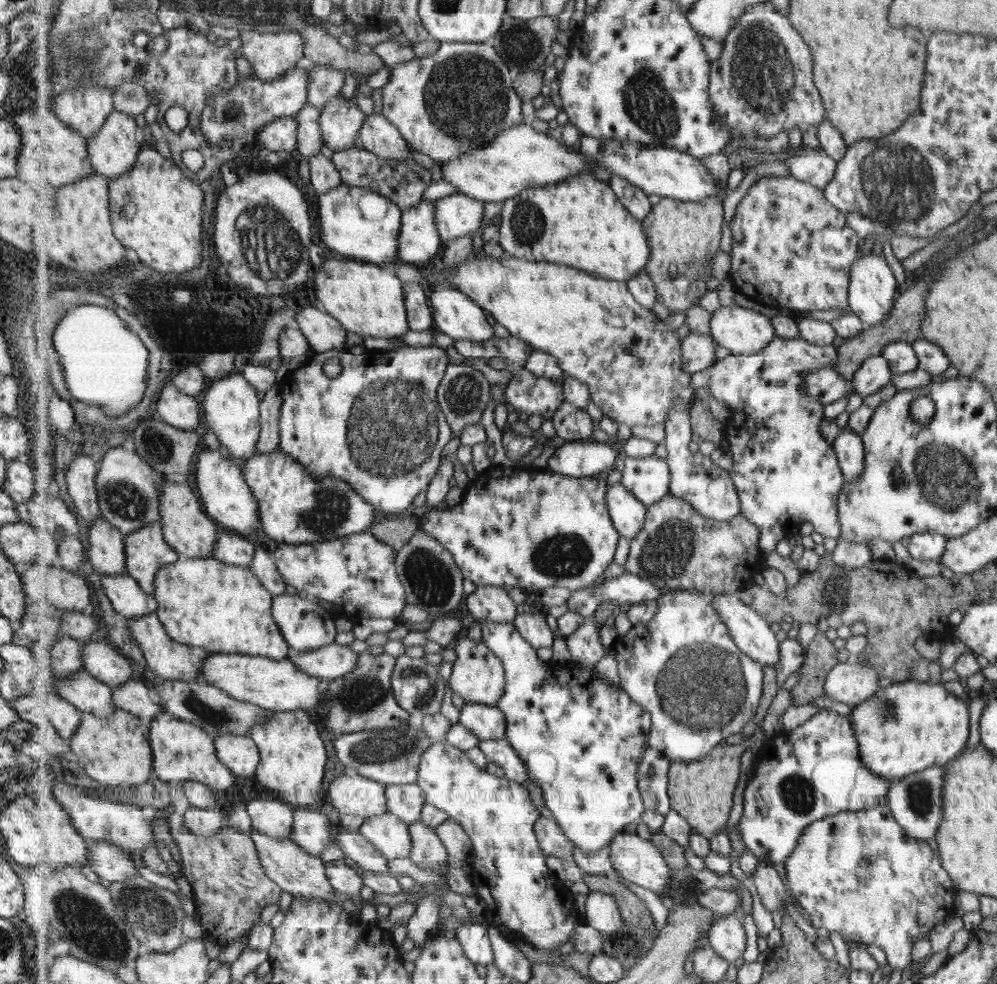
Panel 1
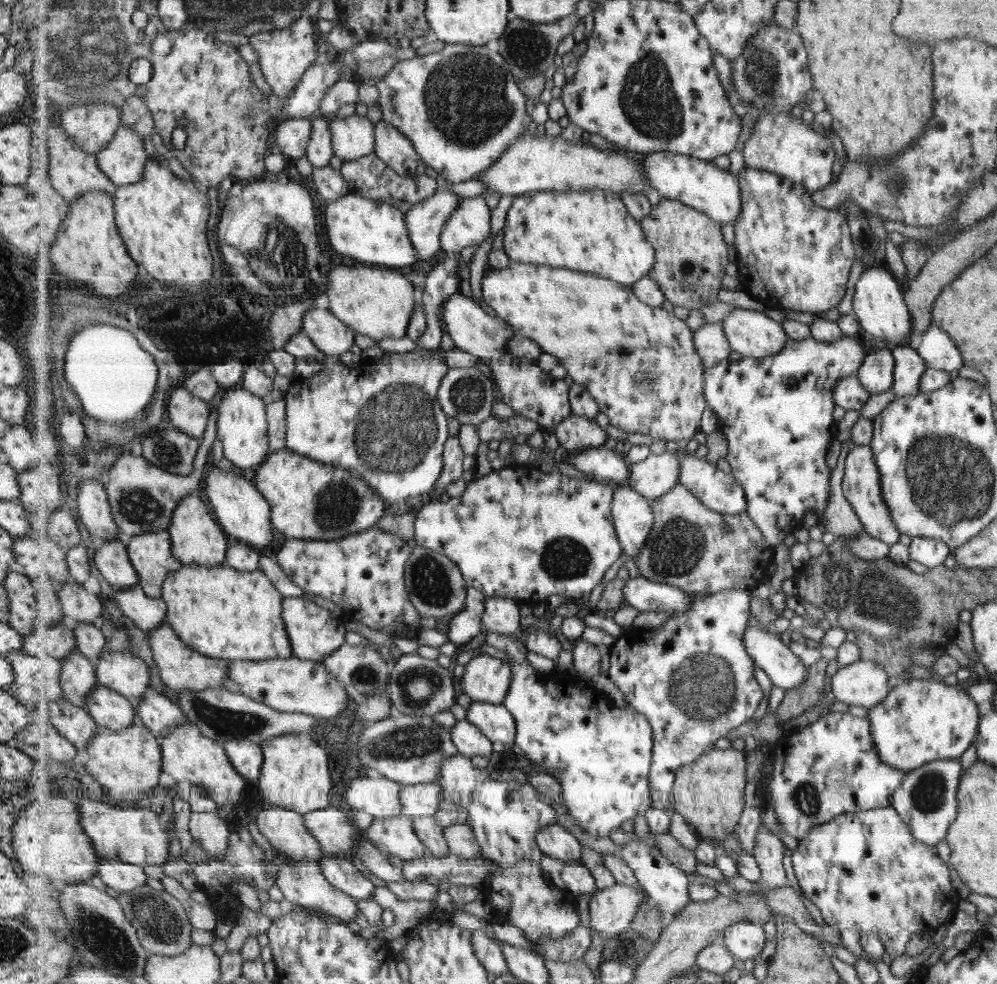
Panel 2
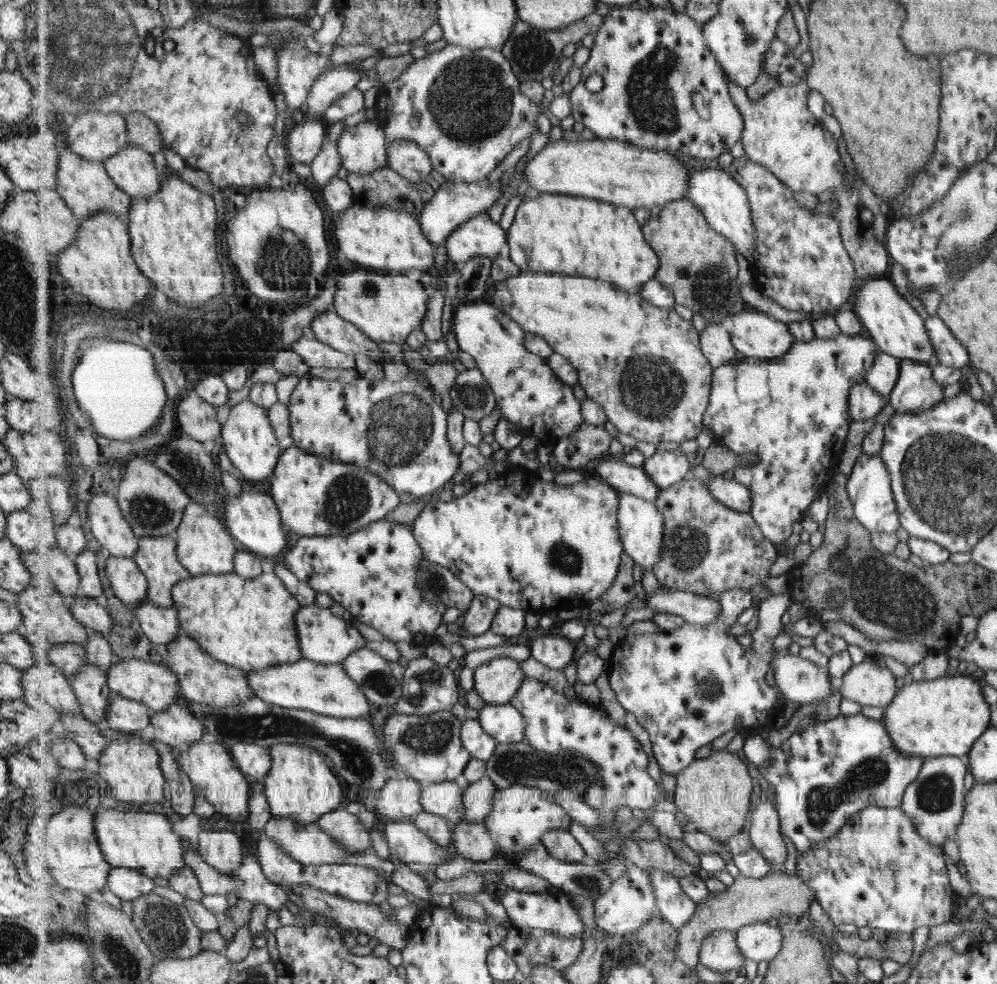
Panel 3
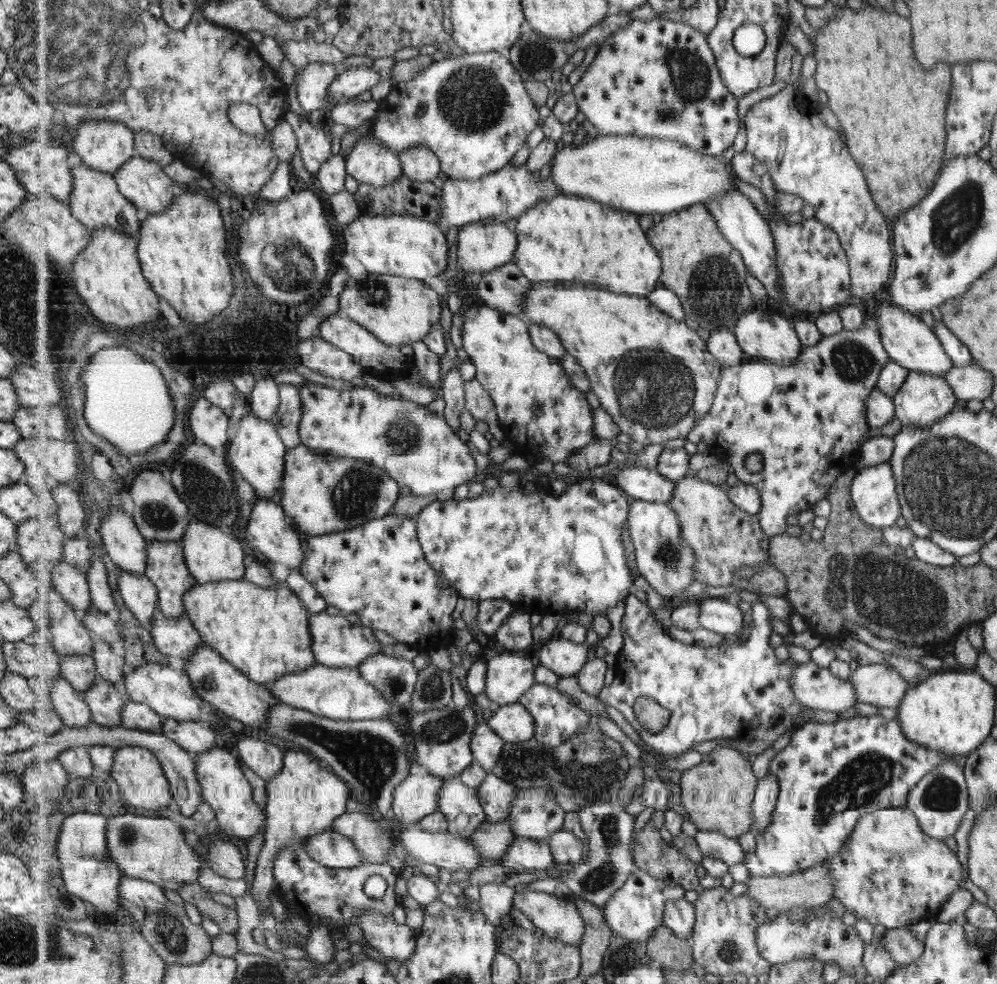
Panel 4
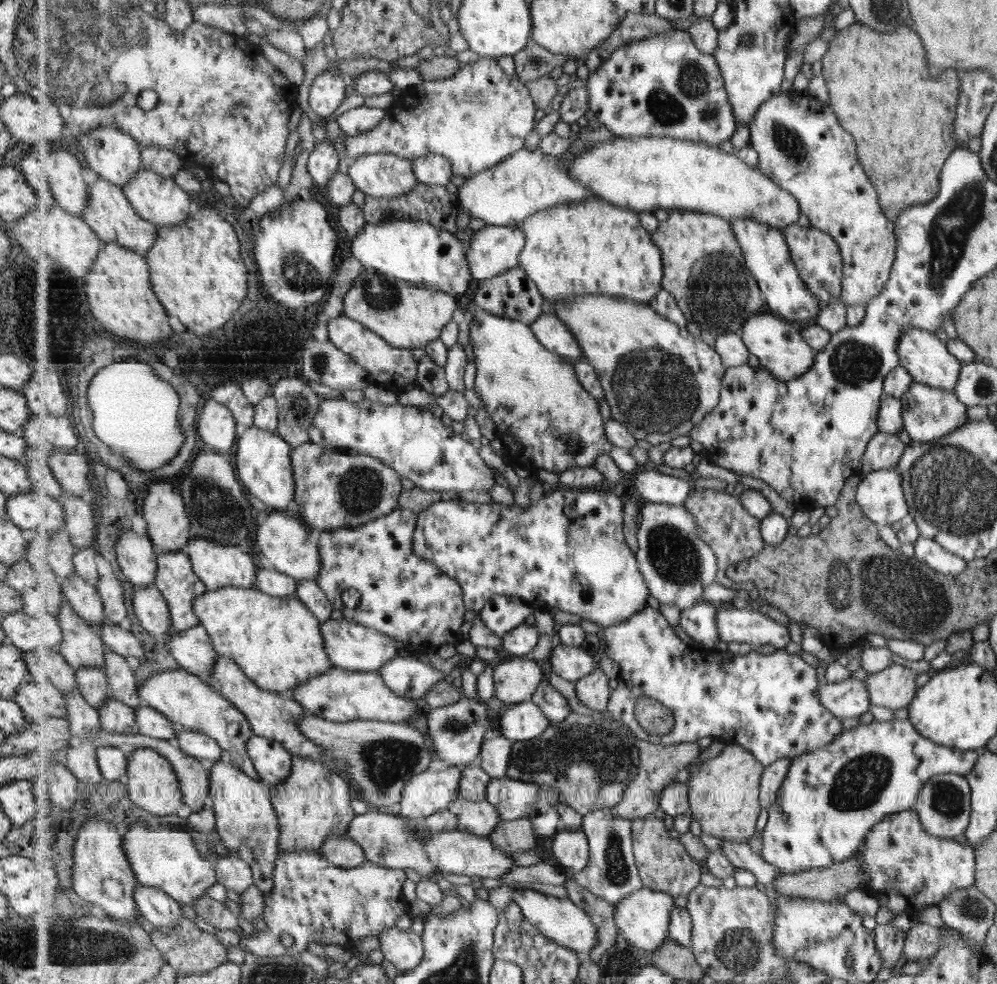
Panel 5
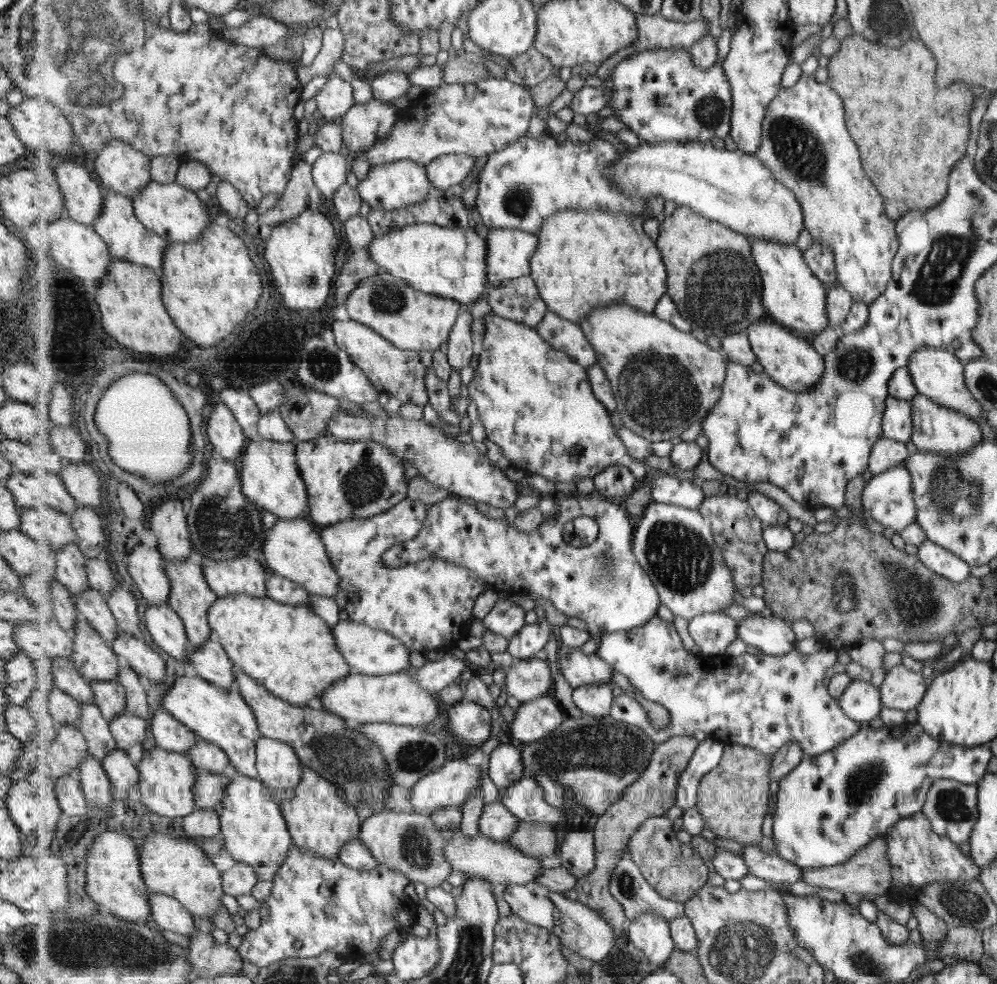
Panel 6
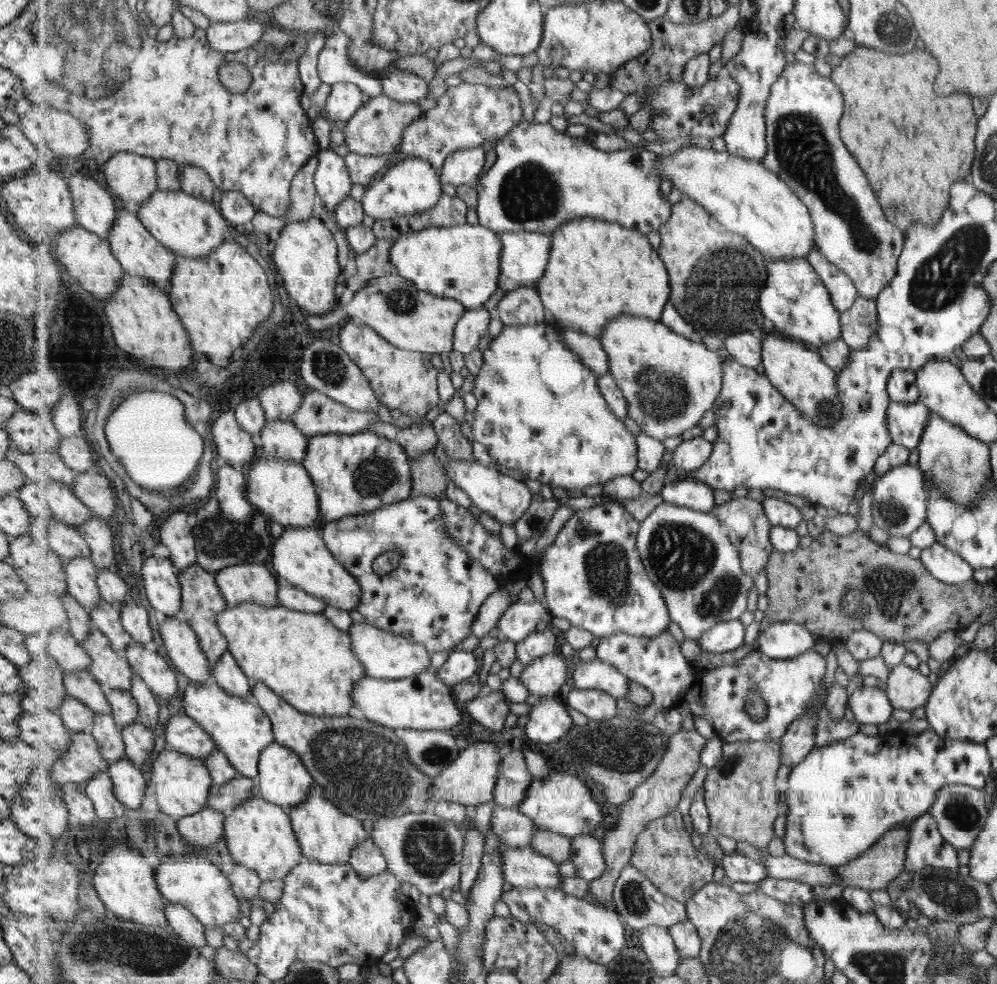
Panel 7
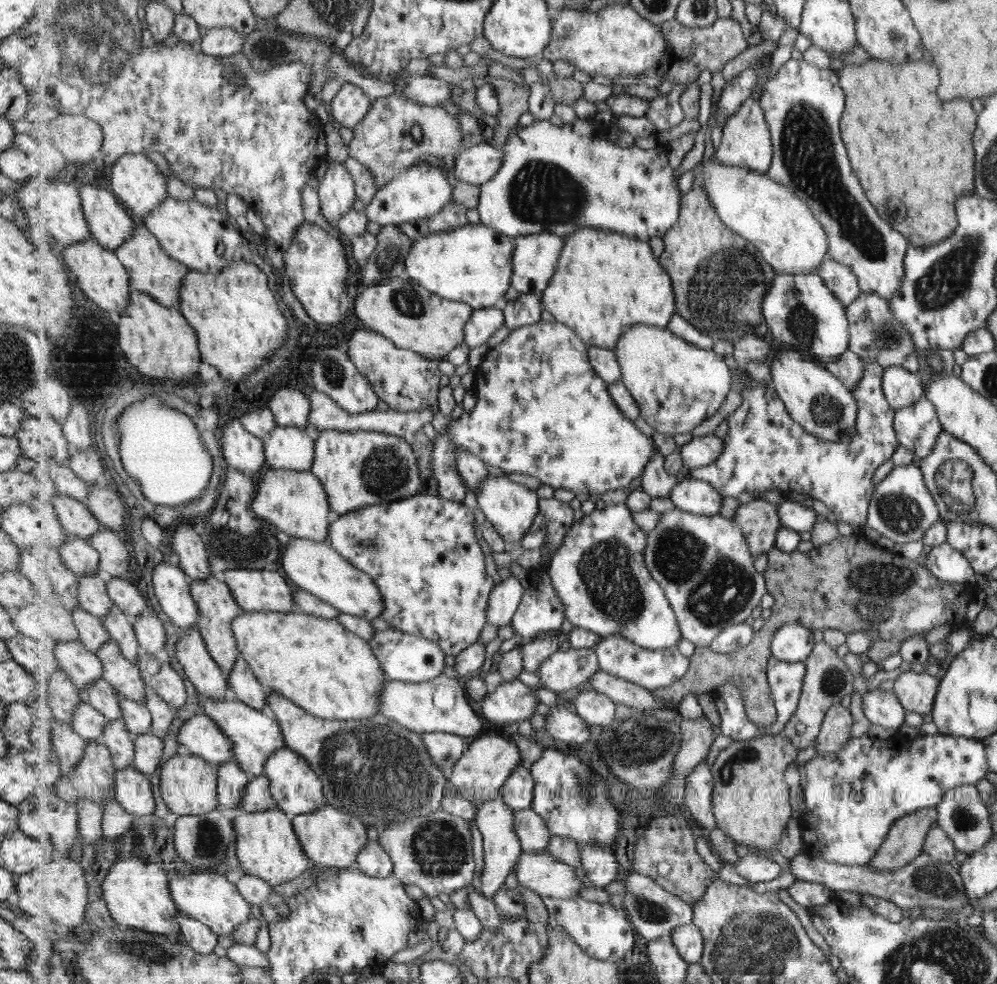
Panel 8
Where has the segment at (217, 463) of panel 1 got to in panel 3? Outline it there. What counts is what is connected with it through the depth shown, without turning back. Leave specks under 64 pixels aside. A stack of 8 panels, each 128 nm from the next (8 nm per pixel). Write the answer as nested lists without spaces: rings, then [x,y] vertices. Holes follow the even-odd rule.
[[[246,484],[237,497],[228,497],[224,500],[223,512],[223,521],[241,547],[269,558],[279,556],[289,548],[288,529],[283,525],[280,508],[272,495],[261,493]]]

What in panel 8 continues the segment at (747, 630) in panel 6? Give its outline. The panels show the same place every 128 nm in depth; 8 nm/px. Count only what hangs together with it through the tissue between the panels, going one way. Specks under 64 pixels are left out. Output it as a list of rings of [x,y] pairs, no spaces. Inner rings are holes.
[[[789,623],[775,632],[771,650],[779,660],[796,663],[806,661],[815,646],[812,629]]]

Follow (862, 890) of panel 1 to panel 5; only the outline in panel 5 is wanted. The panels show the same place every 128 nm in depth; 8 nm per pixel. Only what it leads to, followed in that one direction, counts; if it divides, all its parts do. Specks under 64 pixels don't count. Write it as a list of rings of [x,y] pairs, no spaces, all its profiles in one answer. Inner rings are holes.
[[[909,808],[888,815],[869,832],[861,848],[864,874],[868,876],[868,891],[878,900],[880,906],[886,906],[892,914],[911,914],[925,906],[940,904],[946,894],[975,883],[975,852],[969,844],[955,844],[953,839],[932,836],[925,832],[916,812]]]

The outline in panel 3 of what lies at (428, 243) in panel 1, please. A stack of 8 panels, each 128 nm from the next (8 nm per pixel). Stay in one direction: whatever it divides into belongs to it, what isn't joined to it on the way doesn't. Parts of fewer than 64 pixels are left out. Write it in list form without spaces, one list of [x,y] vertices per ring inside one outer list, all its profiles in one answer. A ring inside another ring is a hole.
[[[486,180],[475,181],[473,183],[445,182],[443,188],[437,190],[437,194],[432,200],[425,204],[425,209],[421,211],[421,229],[425,237],[438,247],[445,244],[448,237],[453,234],[465,222],[469,222],[475,216],[481,216],[481,212],[487,212],[501,198],[503,186],[499,182],[487,183]]]

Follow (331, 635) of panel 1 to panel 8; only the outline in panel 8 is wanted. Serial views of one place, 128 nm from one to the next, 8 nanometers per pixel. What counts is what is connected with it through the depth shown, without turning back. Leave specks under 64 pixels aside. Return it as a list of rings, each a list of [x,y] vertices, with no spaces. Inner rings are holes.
[[[394,629],[376,630],[369,640],[374,654],[379,659],[387,679],[421,684],[435,680],[445,670],[446,652],[440,644],[421,635],[409,634]]]

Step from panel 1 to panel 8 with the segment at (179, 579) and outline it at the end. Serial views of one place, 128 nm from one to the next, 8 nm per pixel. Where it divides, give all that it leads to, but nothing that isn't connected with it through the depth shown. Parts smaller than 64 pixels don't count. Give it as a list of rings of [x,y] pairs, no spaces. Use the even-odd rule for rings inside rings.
[[[246,611],[233,619],[232,627],[241,656],[269,691],[289,698],[321,719],[363,720],[381,714],[379,698],[387,680],[383,667],[370,641],[357,636],[338,620],[301,613]]]

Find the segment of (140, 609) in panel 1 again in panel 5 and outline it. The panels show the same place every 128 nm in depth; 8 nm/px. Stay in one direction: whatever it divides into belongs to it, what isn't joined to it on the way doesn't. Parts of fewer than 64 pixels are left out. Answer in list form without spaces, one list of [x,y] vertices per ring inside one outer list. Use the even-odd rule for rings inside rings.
[[[203,625],[173,632],[168,640],[168,649],[180,668],[197,676],[208,677],[219,655]]]

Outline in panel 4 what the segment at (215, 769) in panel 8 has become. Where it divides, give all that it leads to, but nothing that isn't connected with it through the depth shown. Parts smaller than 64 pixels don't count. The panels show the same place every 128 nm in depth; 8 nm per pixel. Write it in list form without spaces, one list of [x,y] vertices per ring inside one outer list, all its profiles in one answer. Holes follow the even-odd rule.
[[[127,746],[117,749],[115,756],[115,766],[110,775],[119,786],[122,799],[127,804],[133,804],[137,808],[167,812],[167,806],[174,798],[172,788],[167,778],[166,772],[157,756],[147,748],[137,746]]]

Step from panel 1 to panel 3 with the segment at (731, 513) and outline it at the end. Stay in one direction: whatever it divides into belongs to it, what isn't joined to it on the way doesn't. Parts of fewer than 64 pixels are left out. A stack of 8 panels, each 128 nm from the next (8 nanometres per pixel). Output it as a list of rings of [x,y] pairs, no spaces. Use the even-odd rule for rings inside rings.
[[[719,476],[719,480],[710,479],[707,487],[721,504],[739,512],[751,512],[753,506],[752,492],[745,484],[734,478],[727,480],[727,478]]]

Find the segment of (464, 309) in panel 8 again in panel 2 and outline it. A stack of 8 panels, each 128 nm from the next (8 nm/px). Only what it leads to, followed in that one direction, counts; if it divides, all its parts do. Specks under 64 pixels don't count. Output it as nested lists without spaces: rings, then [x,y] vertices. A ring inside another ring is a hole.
[[[369,265],[359,266],[359,268],[339,266],[339,268],[330,270],[326,277],[326,296],[328,297],[329,308],[347,326],[376,341],[381,340],[381,338],[403,338],[403,336],[408,336],[412,314],[416,311],[416,291],[411,280],[407,280],[405,276],[393,272],[391,269]]]

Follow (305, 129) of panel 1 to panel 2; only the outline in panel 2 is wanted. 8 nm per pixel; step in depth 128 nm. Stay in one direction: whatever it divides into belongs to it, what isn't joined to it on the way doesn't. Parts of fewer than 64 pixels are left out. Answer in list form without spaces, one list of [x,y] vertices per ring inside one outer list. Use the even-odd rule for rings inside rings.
[[[315,114],[309,119],[313,123],[313,130],[306,155],[315,169],[323,168],[329,165],[331,158],[336,155],[333,150],[329,117]]]

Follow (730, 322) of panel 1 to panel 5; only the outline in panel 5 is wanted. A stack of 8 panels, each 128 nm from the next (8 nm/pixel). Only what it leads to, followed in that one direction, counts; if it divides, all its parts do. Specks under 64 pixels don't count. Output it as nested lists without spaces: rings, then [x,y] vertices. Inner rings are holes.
[[[773,312],[751,316],[749,320],[745,321],[740,333],[747,349],[758,358],[758,364],[767,367],[782,381],[797,379],[815,364],[817,352],[804,340],[801,327],[786,321]]]

